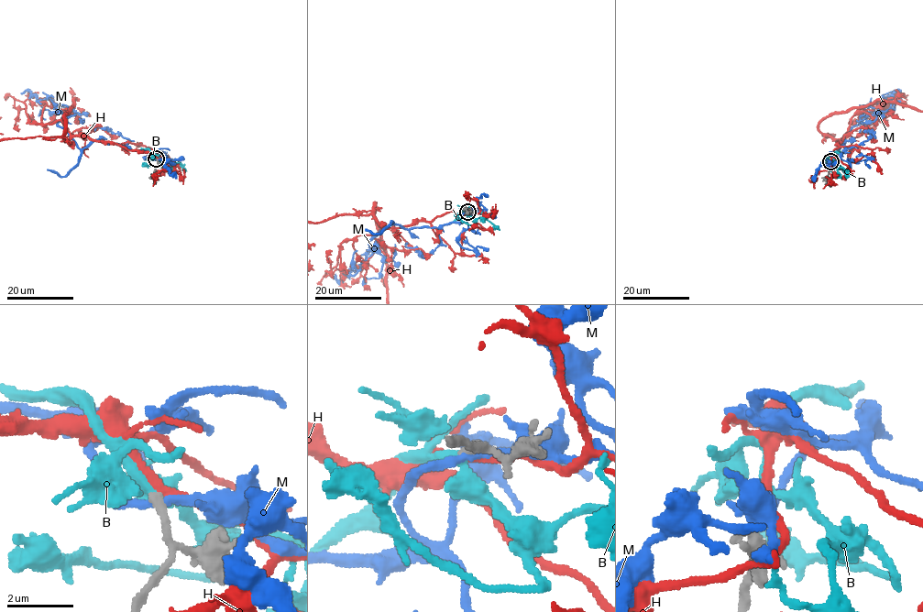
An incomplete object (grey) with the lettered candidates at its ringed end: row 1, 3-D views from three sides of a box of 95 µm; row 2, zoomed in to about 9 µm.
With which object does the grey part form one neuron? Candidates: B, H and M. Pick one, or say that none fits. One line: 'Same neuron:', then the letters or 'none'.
Same neuron: B

